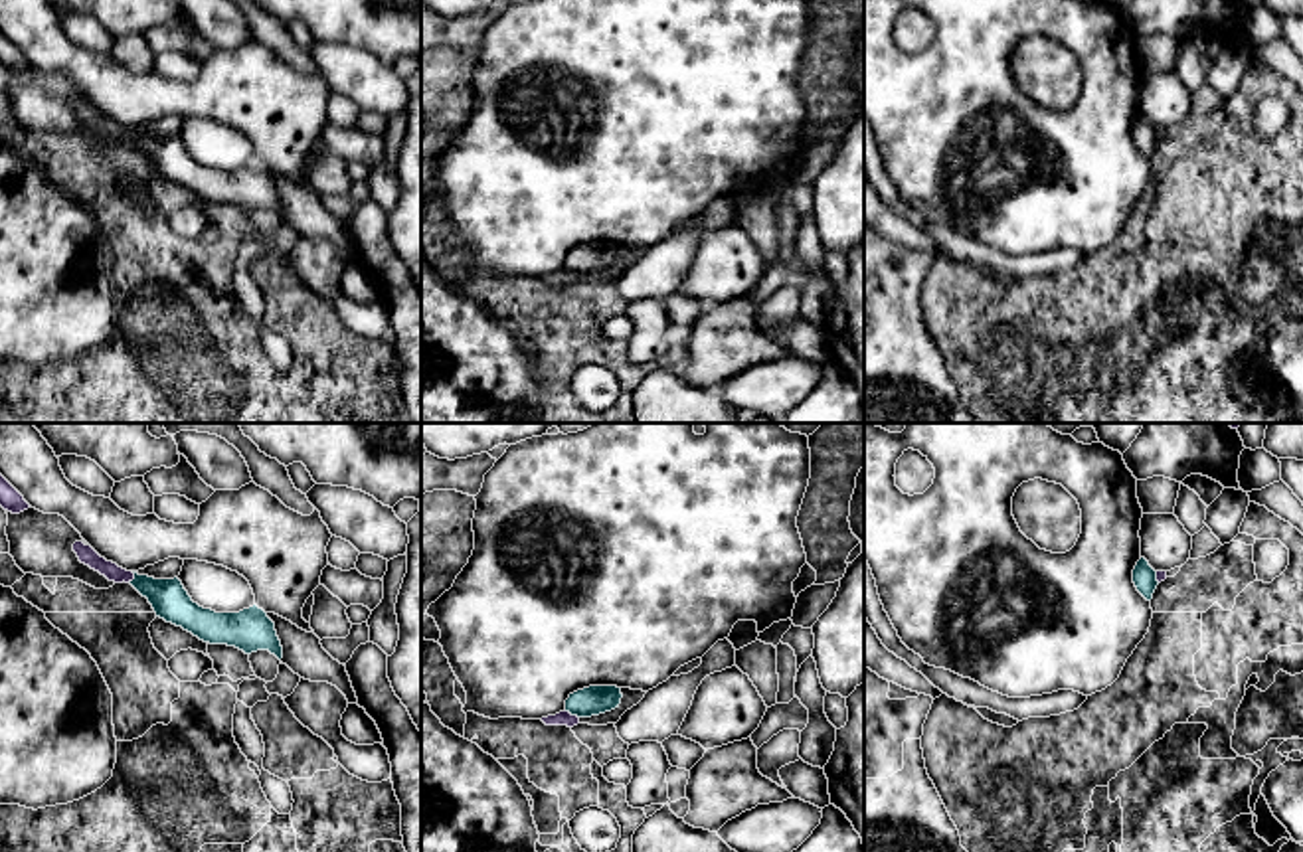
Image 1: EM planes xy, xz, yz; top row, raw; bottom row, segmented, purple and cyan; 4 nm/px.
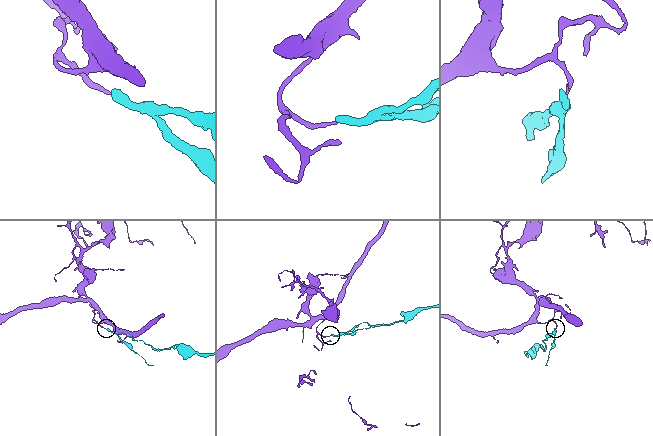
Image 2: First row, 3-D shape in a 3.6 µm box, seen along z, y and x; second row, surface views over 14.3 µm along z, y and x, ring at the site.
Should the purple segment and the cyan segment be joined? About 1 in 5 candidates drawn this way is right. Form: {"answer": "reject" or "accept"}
{"answer": "reject"}

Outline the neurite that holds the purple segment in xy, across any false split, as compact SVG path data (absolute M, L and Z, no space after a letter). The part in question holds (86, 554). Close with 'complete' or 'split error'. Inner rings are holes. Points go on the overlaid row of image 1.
M75 542L73 544L73 552L77 554L81 563L85 563L91 569L99 571L109 581L115 581L115 583L123 583L125 581L125 583L129 583L129 581L134 579L132 571L127 571L127 569L119 567L117 563L107 561L91 546L85 546L83 542Z; complete

